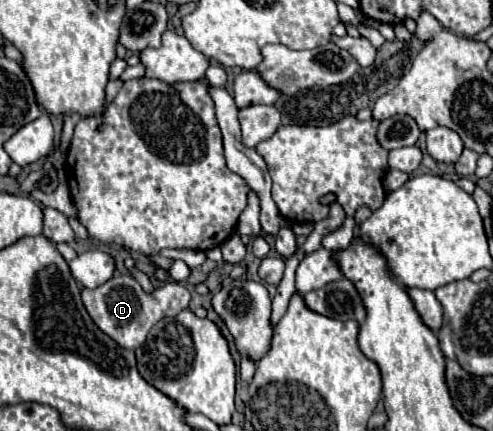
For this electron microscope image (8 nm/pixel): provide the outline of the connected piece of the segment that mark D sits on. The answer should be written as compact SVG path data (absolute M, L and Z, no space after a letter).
M118 275L96 289L82 289L82 301L92 321L118 345L136 349L146 341L148 331L164 317L174 317L190 303L190 293L176 281L166 281L154 289L152 295L144 293L140 283L132 275Z

